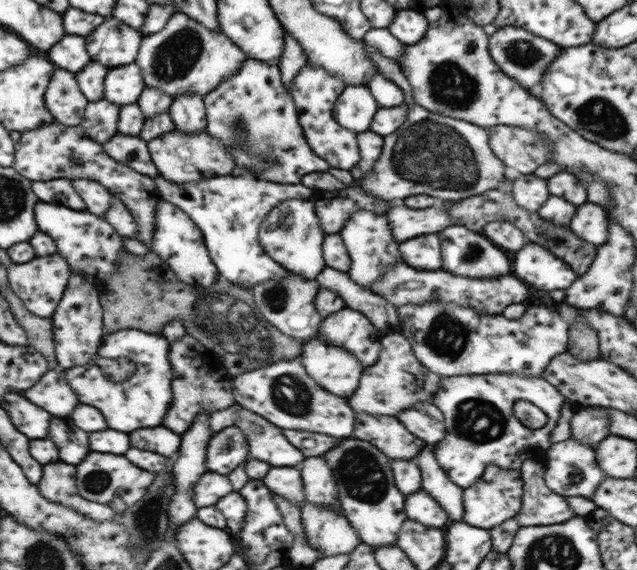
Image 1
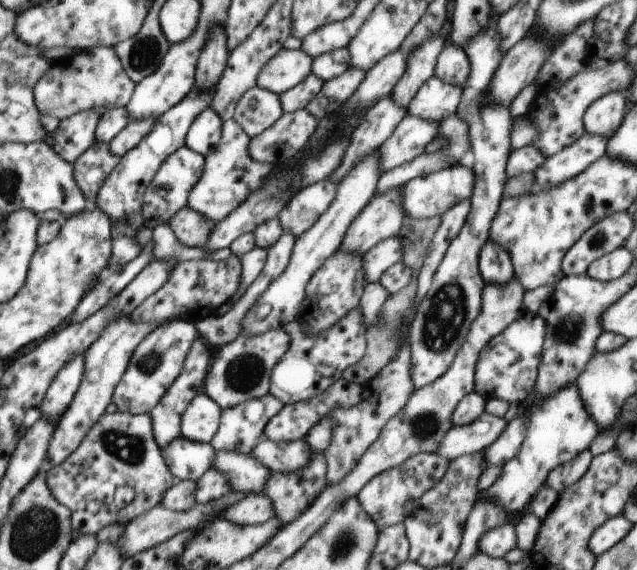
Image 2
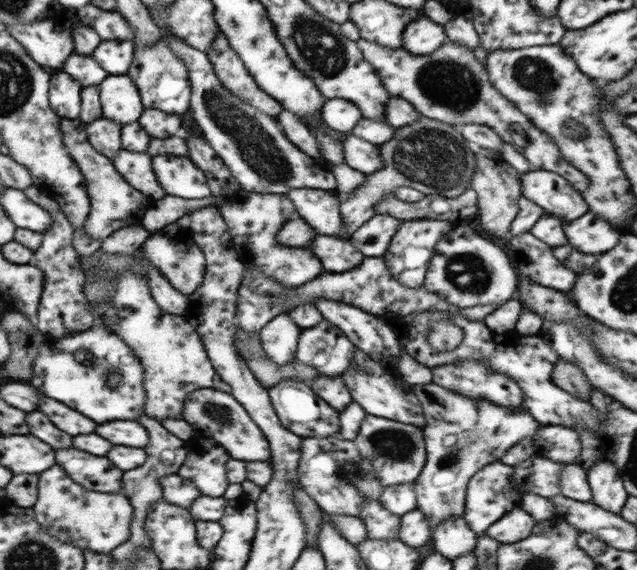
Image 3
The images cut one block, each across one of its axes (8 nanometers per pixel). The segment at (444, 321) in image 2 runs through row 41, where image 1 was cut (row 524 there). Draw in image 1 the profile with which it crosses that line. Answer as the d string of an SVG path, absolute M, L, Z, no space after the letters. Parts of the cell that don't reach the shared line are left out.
M488 464L482 478L473 487L463 489L463 521L470 526L492 529L516 517L522 504L523 480L519 470L504 470L496 464Z

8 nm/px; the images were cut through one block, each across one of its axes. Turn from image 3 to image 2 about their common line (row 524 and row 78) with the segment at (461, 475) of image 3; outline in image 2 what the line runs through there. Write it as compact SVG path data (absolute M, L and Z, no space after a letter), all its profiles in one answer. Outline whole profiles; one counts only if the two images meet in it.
M430 77L413 96L407 114L440 122L457 112L463 89Z

